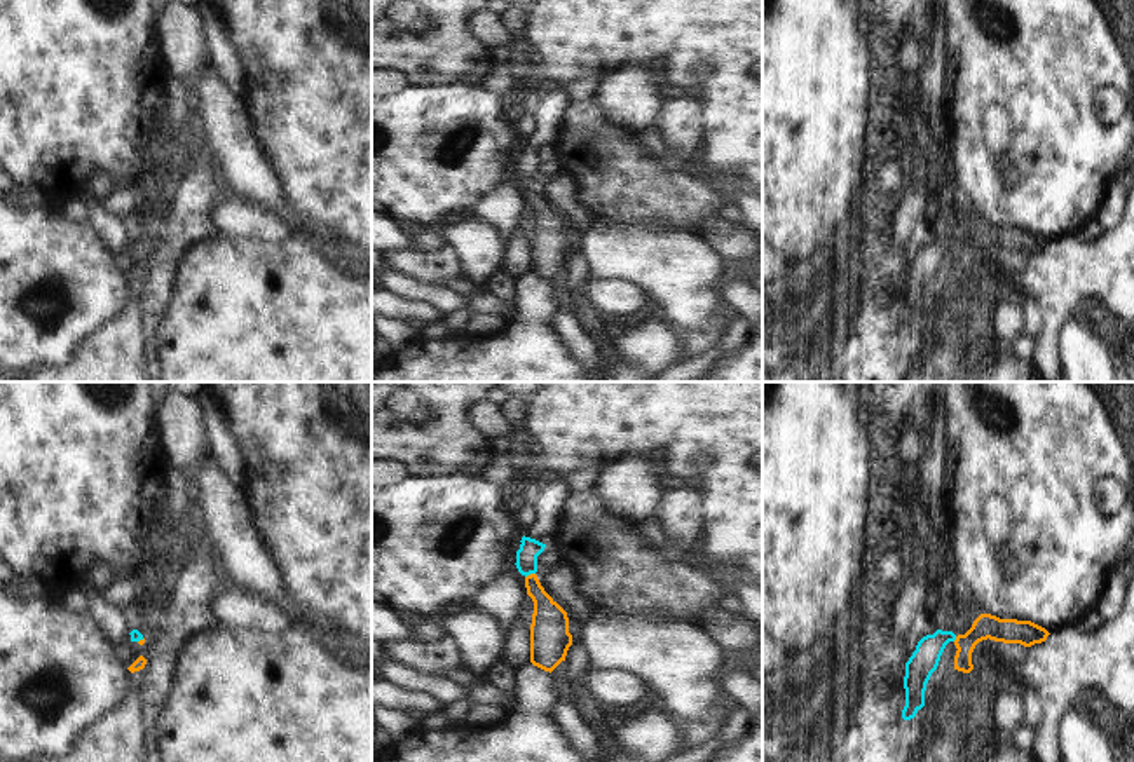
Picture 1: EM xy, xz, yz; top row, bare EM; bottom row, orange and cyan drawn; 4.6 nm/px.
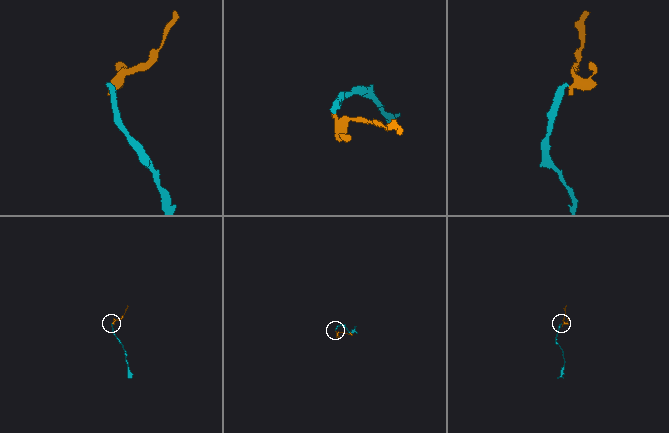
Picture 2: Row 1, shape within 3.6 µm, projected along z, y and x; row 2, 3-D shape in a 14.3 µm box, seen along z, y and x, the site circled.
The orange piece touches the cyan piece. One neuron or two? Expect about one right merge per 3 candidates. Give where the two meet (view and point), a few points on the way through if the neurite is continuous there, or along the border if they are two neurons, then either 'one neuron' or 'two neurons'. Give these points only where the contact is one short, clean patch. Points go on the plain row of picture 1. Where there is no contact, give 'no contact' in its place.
xz (531, 183) | along xz (534, 182), (526, 187) | two neurons

